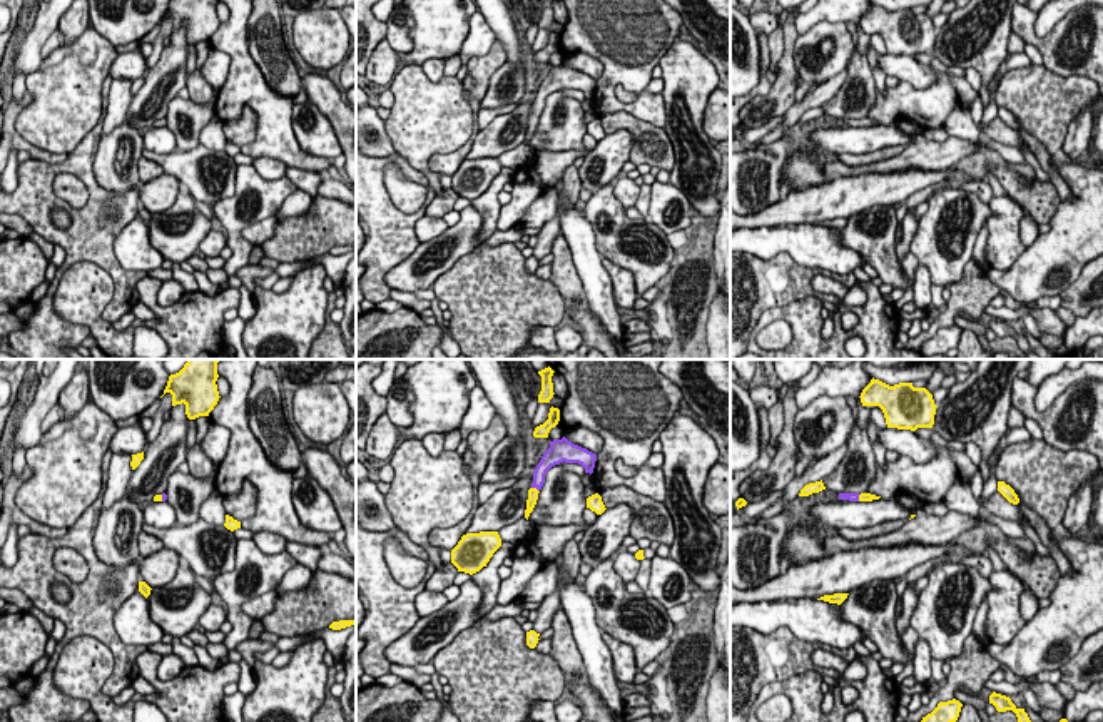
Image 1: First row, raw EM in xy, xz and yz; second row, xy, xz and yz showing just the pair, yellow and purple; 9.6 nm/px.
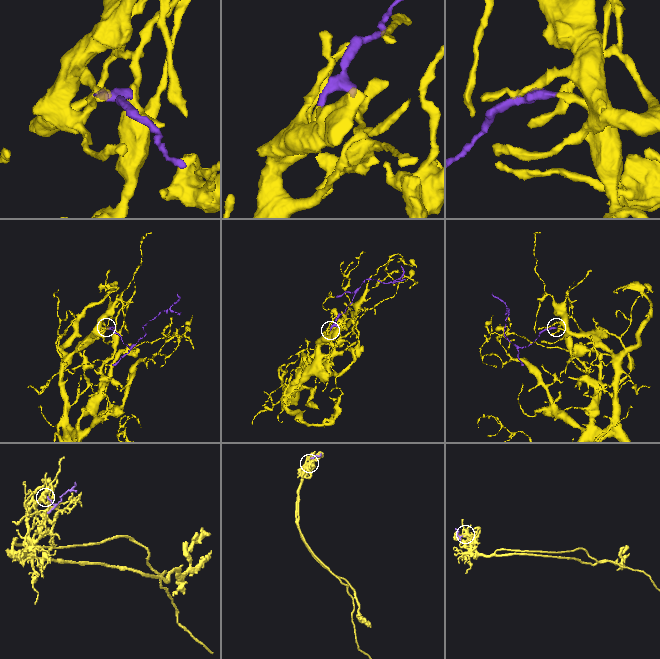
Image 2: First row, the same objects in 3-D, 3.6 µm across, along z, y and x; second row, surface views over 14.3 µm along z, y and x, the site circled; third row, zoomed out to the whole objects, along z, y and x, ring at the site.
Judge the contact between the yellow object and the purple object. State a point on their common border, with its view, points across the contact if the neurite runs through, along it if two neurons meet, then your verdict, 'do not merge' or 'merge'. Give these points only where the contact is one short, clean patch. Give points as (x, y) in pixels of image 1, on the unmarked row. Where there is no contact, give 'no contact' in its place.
contact xz (535, 114); way xz (532, 119), (535, 114), (538, 99); merge

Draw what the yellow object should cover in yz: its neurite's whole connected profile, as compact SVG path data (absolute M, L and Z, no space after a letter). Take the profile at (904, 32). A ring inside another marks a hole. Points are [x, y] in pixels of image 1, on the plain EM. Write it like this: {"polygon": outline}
{"polygon": "M879 5L861 18L862 32L879 32L884 38L887 53L911 55L933 53L936 30L926 13L914 13L912 8L889 12Z"}

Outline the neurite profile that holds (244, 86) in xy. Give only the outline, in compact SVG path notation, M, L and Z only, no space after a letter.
M219 0L227 5L229 18L219 23L209 45L229 55L229 75L217 90L216 115L222 122L237 120L249 105L257 115L256 139L241 147L244 155L269 157L287 167L326 174L333 160L306 154L292 130L292 99L276 94L249 53L247 20L252 0Z

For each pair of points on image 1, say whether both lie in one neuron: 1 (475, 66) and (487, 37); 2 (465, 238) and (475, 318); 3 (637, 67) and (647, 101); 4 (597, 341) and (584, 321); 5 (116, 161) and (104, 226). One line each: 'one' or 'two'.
1: two
2: two
3: one
4: one
5: two

